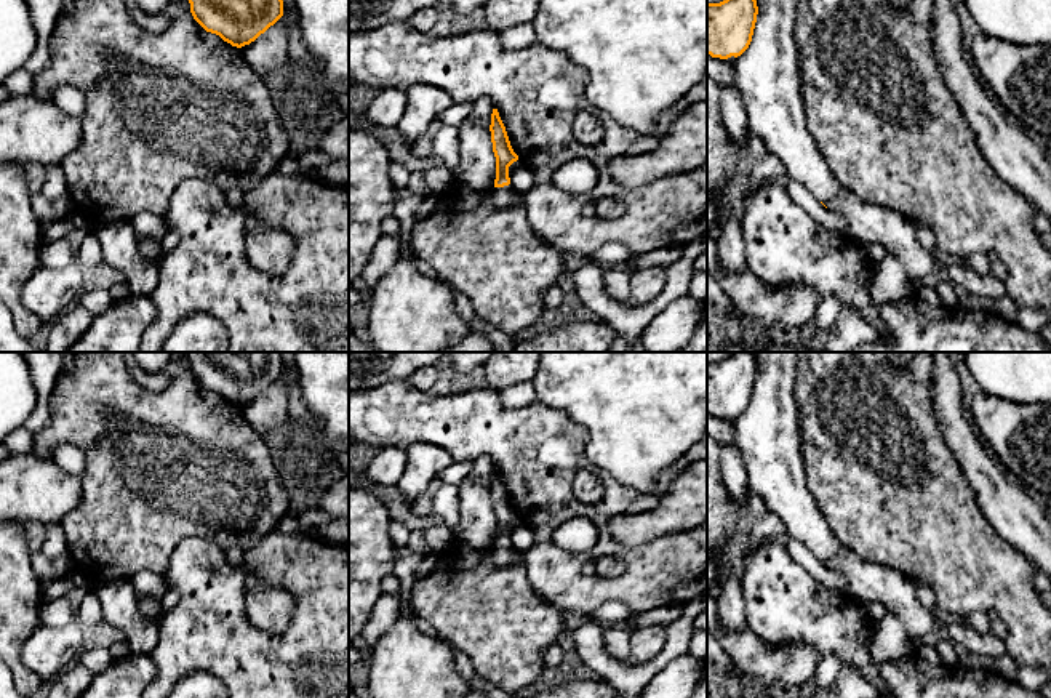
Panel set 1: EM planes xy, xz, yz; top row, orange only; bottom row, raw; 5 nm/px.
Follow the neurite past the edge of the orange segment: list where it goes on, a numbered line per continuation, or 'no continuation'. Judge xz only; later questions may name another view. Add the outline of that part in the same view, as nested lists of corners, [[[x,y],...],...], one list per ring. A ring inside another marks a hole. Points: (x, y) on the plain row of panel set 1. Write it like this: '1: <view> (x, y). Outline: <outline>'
1: xz (503, 554). Outline: [[[510,544],[494,546],[493,554],[494,554],[494,562],[501,567],[507,565],[515,559],[515,551],[510,548]]]

